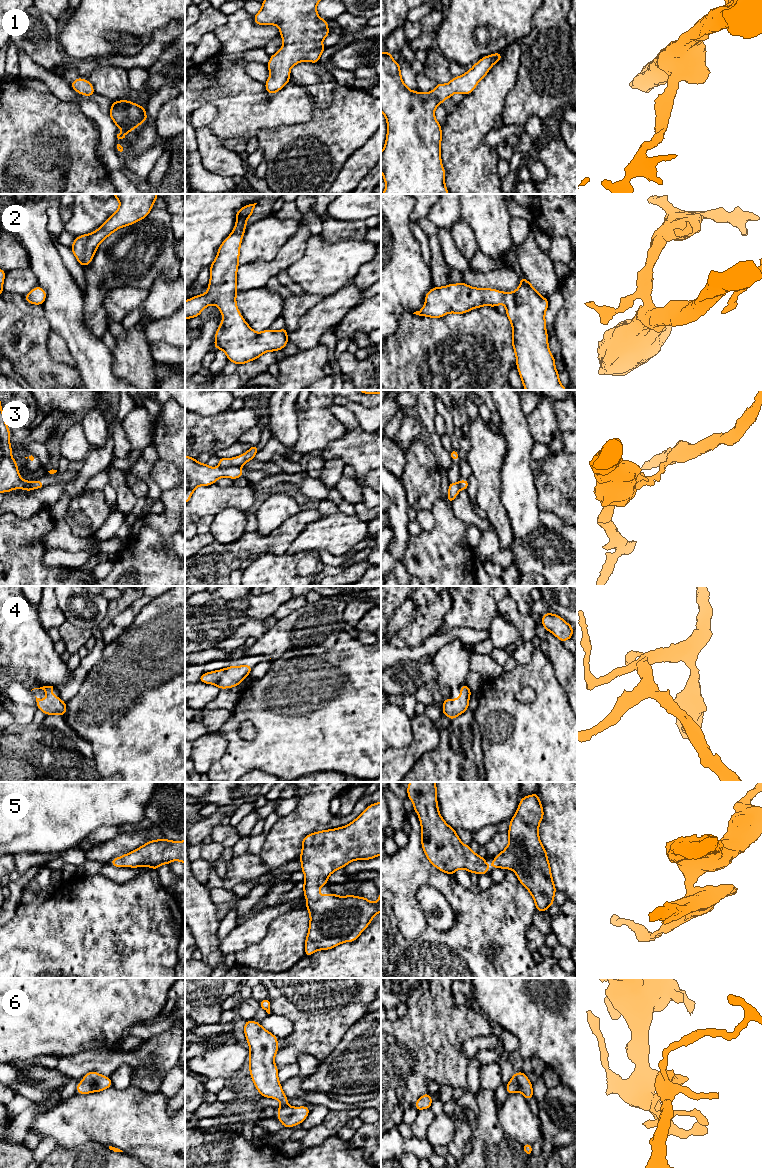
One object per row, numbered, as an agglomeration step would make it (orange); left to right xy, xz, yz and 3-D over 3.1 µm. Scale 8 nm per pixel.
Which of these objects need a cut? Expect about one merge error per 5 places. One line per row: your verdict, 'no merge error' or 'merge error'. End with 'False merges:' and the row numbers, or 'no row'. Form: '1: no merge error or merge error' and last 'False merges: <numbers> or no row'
1: no merge error
2: no merge error
3: merge error
4: no merge error
5: no merge error
6: no merge error
False merges: 3

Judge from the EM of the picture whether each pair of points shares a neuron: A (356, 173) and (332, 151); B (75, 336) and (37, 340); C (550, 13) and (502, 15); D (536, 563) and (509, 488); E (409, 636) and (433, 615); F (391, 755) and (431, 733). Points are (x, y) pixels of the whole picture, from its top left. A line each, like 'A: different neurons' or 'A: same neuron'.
A: different neurons
B: different neurons
C: different neurons
D: different neurons
E: same neuron
F: same neuron

